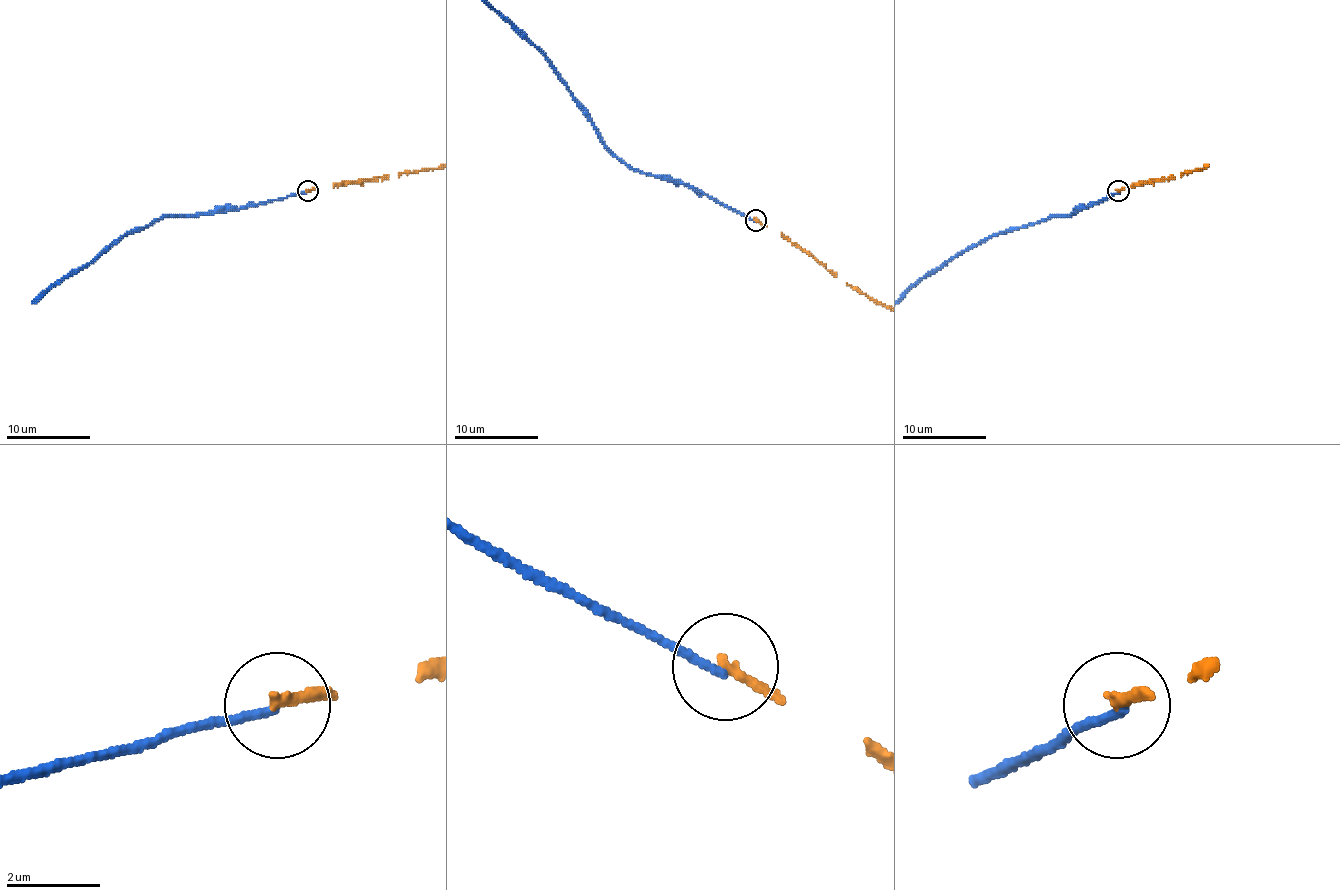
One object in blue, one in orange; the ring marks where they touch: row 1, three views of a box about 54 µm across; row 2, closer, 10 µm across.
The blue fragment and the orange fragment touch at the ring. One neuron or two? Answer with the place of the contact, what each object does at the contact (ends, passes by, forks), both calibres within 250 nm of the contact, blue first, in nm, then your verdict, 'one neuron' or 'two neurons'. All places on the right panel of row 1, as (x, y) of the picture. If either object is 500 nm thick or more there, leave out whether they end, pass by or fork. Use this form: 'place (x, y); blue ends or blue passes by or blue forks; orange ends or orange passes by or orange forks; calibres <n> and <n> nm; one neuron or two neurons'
place (1118, 191); blue ends; orange ends; calibres 170 and 240 nm; two neurons

